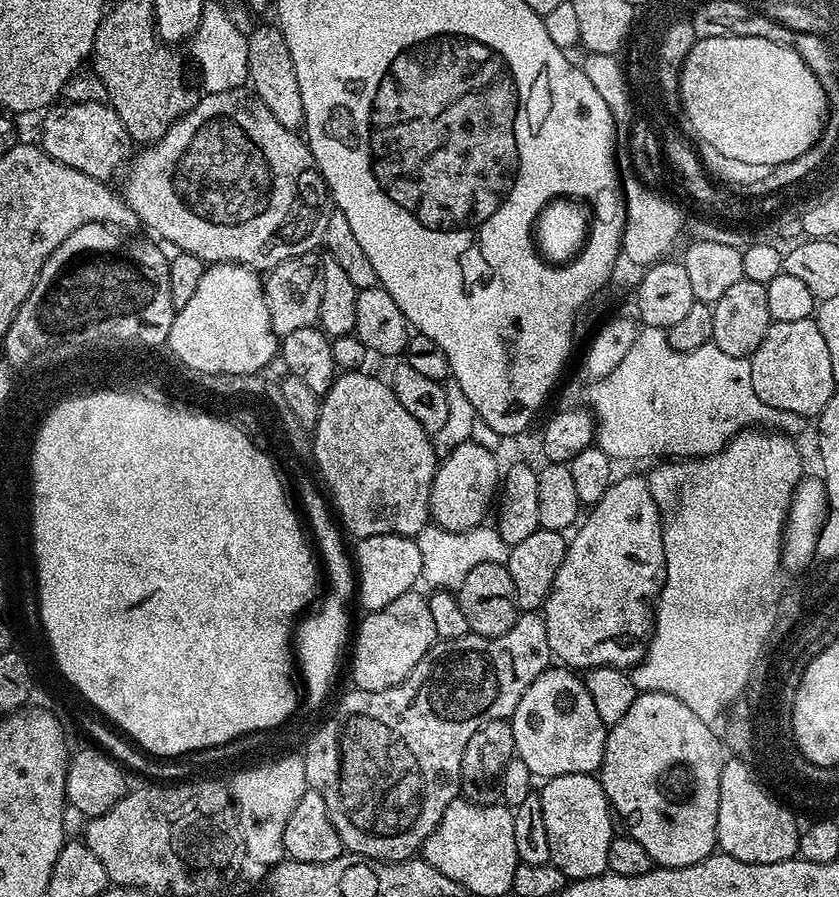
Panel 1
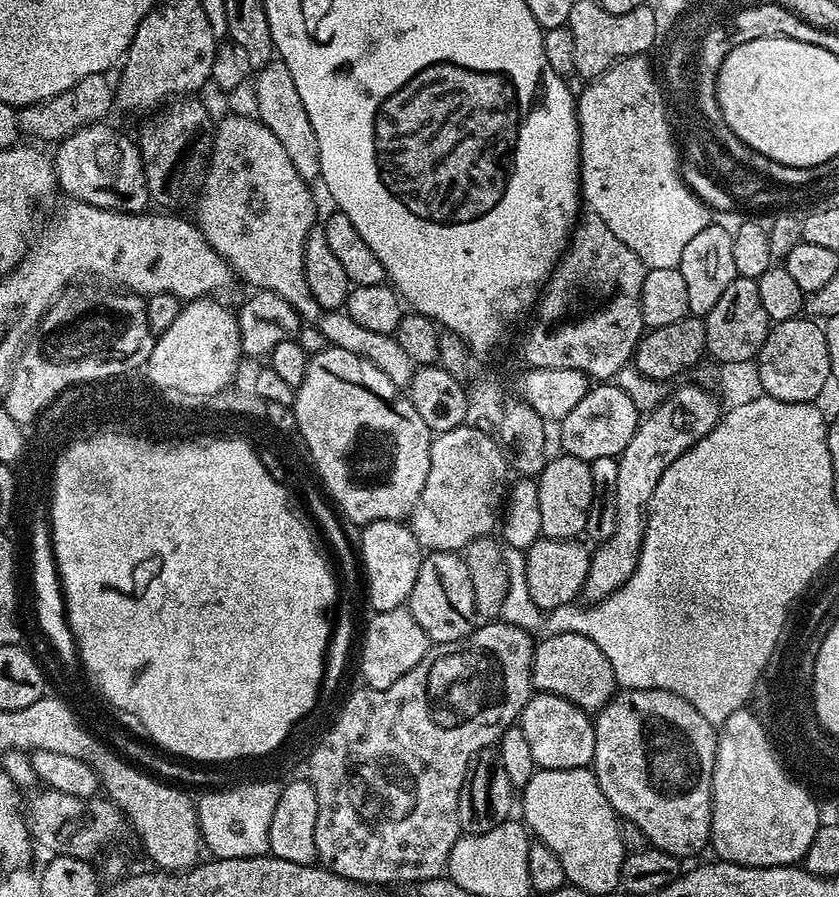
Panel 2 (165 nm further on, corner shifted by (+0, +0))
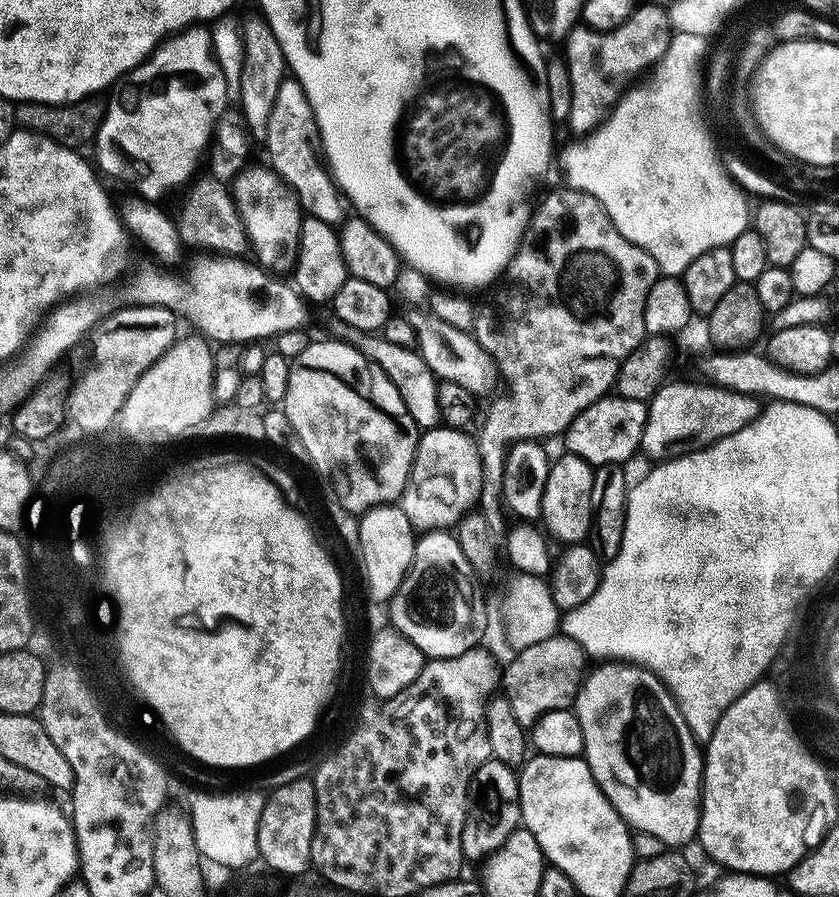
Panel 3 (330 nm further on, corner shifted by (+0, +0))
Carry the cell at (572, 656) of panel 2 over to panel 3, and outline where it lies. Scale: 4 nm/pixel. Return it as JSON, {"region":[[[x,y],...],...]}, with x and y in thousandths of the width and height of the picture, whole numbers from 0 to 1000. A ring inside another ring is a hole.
{"region":[[[664,707],[641,716],[638,720],[627,720],[627,725],[615,727],[611,736],[603,740],[601,766],[609,783],[609,790],[626,814],[633,813],[641,800],[656,792],[678,790],[687,784],[687,775],[698,753],[698,732],[694,720],[678,709]]]}

